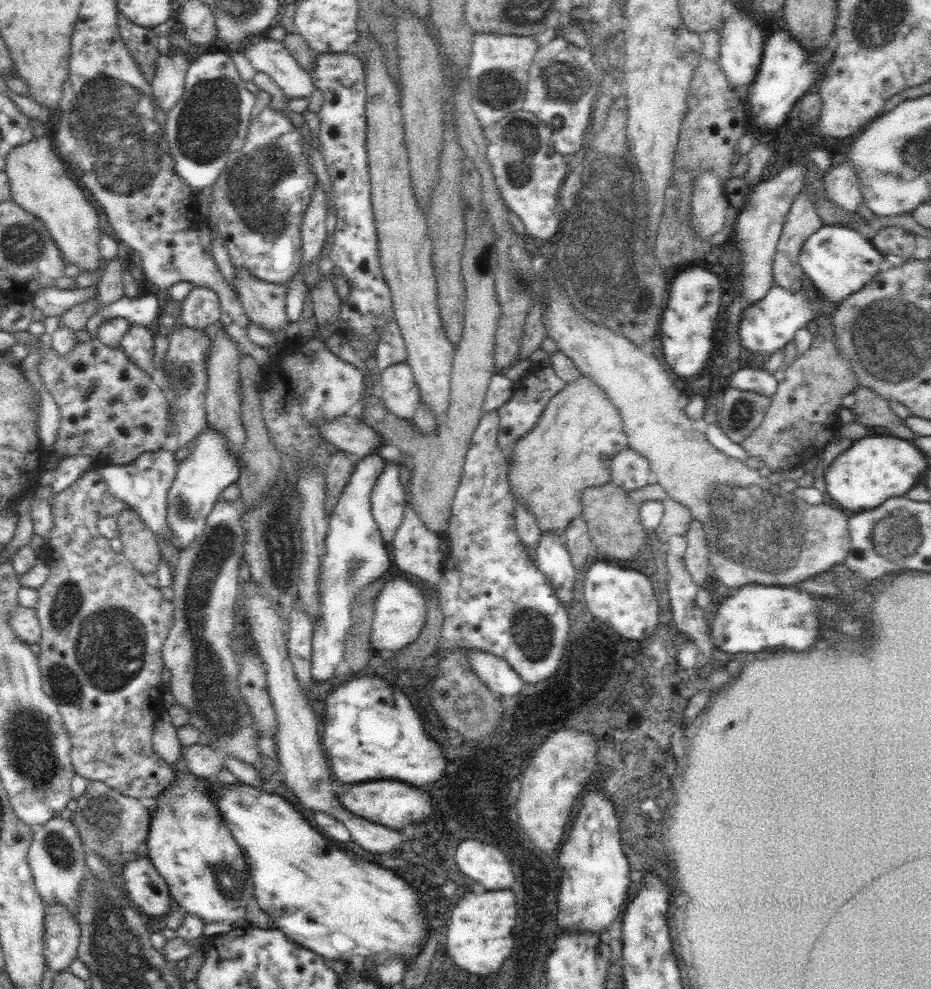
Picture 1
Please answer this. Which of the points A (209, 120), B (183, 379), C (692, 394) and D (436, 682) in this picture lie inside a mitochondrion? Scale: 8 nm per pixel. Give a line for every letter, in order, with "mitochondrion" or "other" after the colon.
A: mitochondrion
B: mitochondrion
C: other
D: mitochondrion

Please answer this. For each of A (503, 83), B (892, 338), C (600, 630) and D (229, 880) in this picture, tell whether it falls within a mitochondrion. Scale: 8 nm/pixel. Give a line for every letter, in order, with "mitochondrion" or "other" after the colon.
A: mitochondrion
B: mitochondrion
C: other
D: mitochondrion

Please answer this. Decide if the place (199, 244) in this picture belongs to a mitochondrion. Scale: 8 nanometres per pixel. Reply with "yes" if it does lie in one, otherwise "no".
no

